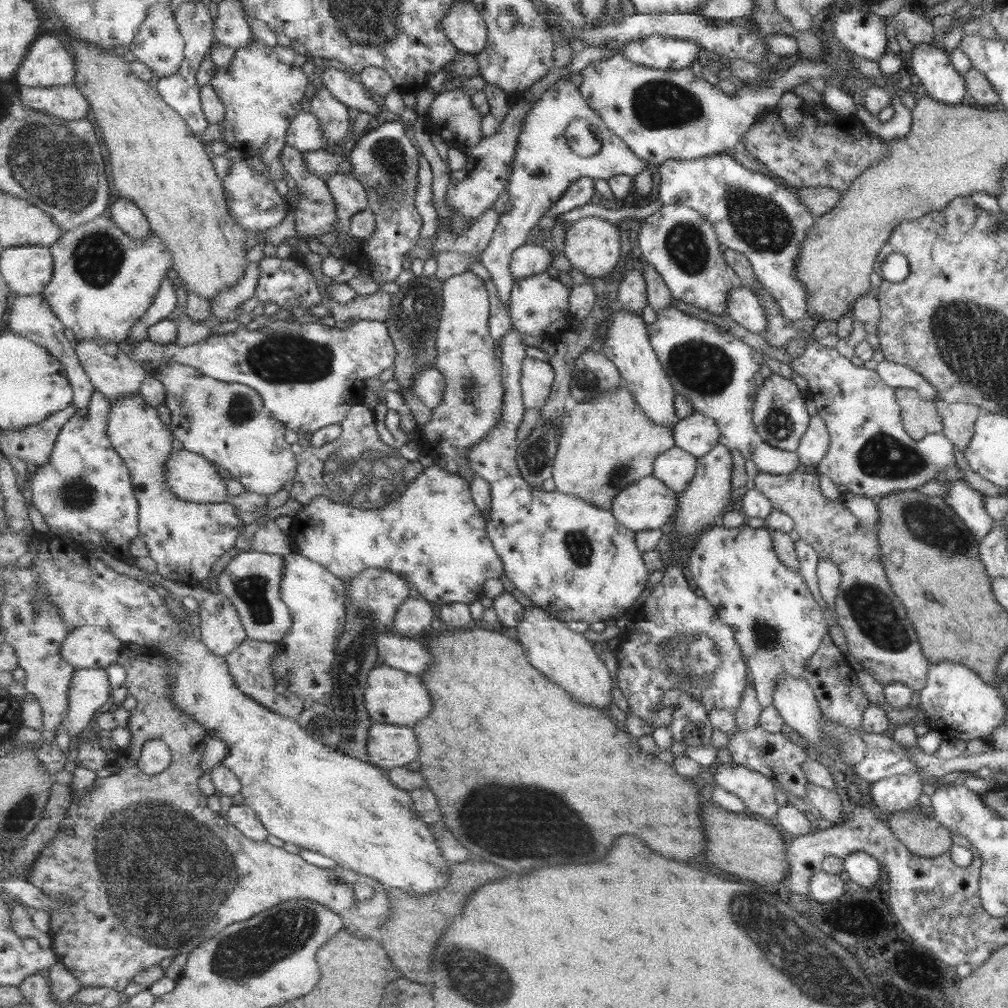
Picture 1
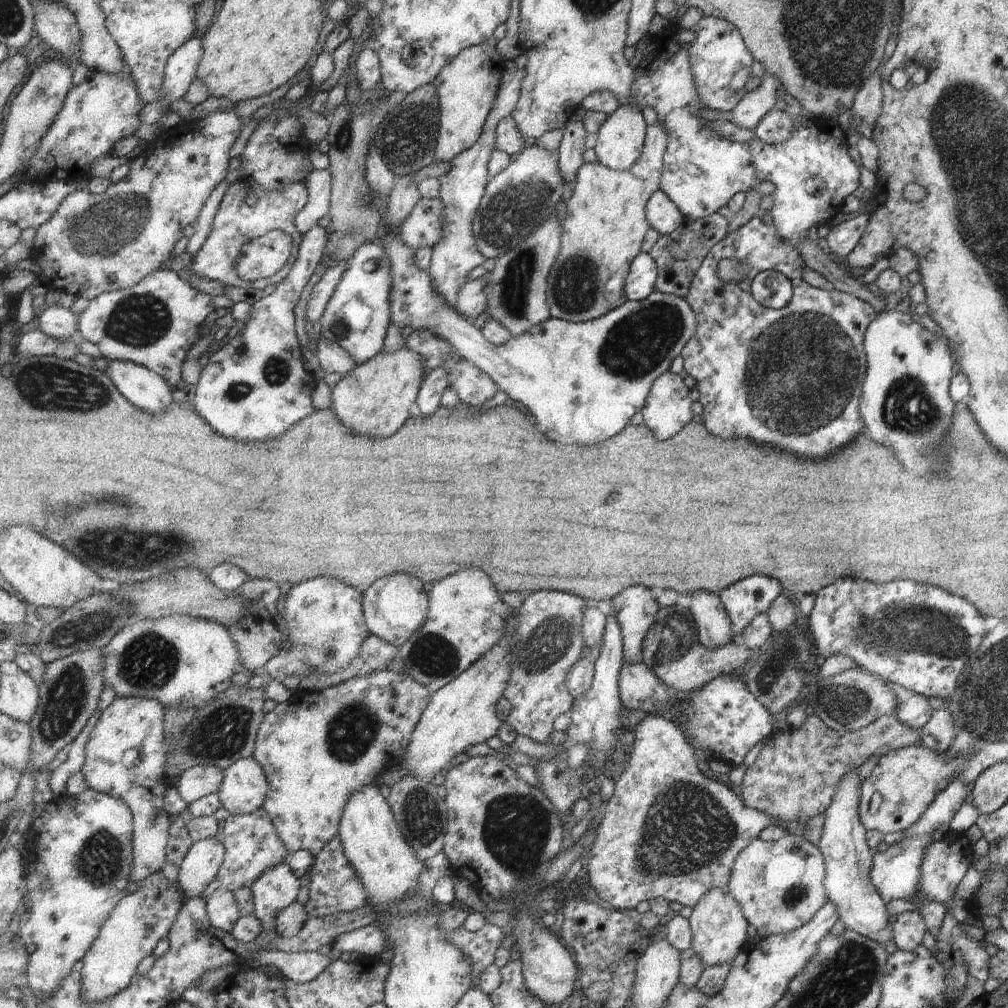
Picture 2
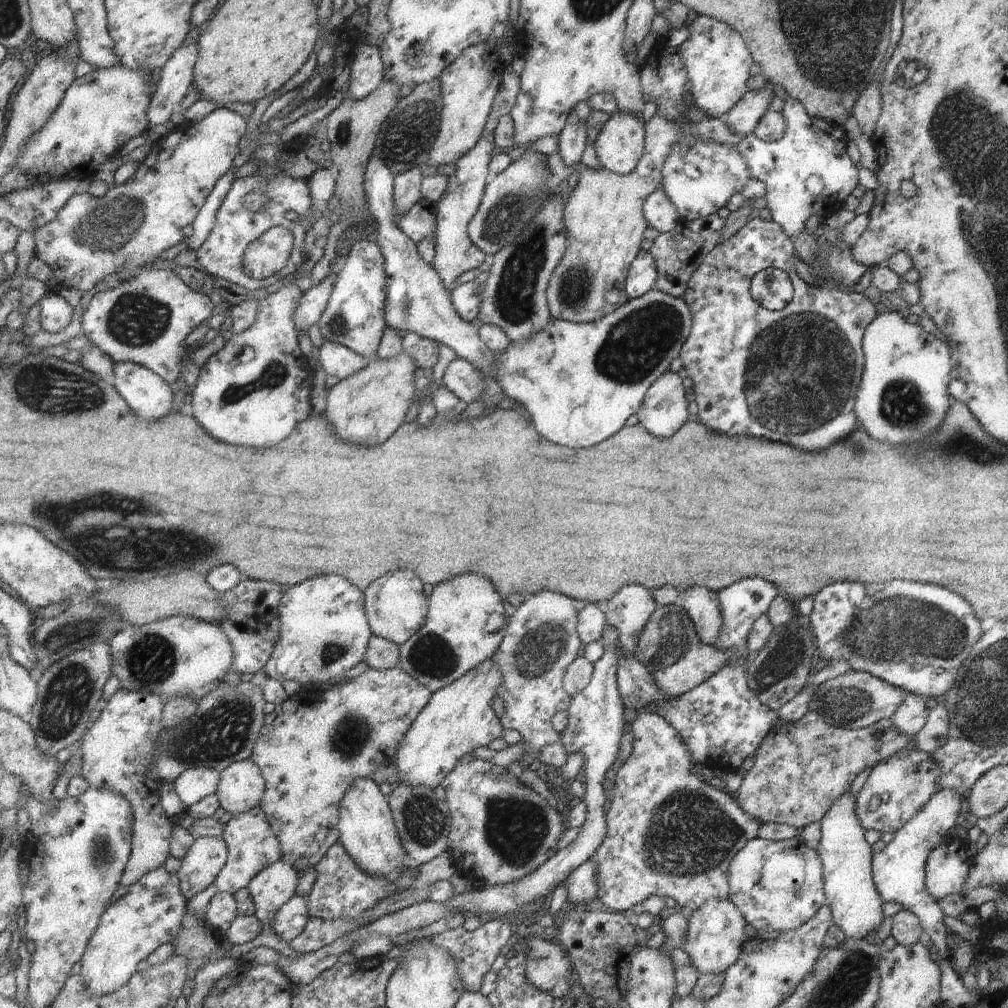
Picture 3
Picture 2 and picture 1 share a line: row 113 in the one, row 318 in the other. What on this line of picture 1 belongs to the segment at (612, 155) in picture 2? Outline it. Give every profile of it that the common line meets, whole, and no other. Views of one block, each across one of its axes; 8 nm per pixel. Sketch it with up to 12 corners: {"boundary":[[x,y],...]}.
{"boundary":[[617,310],[603,354],[655,424],[679,424],[678,392],[641,314]]}

